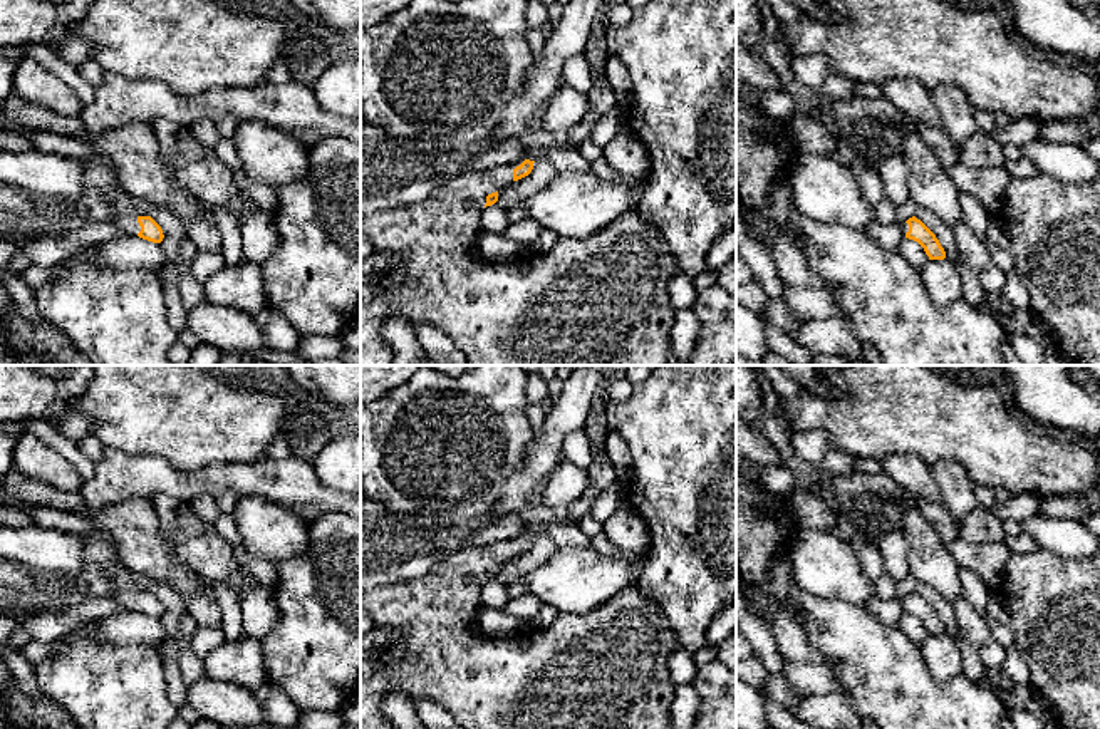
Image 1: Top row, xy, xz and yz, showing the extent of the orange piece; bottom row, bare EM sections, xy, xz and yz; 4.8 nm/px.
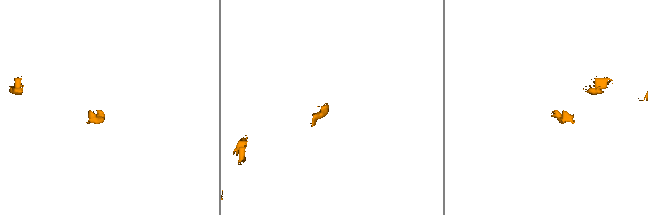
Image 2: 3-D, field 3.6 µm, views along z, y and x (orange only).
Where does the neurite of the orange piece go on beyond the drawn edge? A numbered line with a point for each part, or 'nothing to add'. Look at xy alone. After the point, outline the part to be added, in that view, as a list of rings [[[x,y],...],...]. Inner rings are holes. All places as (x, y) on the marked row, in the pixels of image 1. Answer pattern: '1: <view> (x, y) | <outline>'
1: xy (99, 210) | [[[89,189],[86,194],[89,206],[89,223],[92,221],[111,221],[114,223],[124,236],[138,236],[141,226],[138,216],[117,215],[102,193]]]

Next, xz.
1: xz (601, 300) | [[[525,159],[486,171],[464,169],[451,181],[443,183],[423,201],[399,203],[372,215],[361,216],[361,236],[371,241],[374,251],[392,260],[392,266],[376,283],[361,285],[361,365],[394,365],[392,350],[382,337],[382,325],[392,315],[404,317],[414,328],[419,325],[431,325],[441,330],[453,340],[461,355],[468,360],[468,365],[672,365],[669,332],[674,323],[676,308],[669,302],[669,283],[679,268],[662,233],[642,220],[636,206],[595,235],[587,238],[560,236],[552,250],[527,255],[516,263],[491,265],[480,255],[476,243],[481,235],[480,215],[486,204],[486,196],[511,184],[513,169],[523,161]]]

